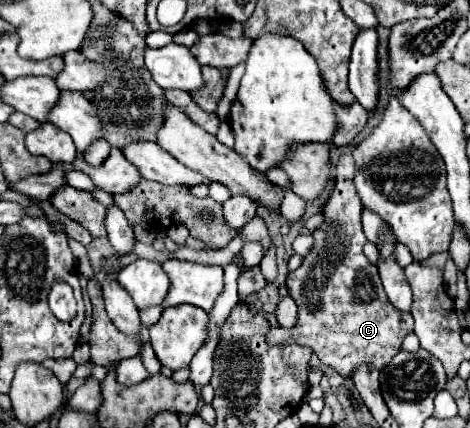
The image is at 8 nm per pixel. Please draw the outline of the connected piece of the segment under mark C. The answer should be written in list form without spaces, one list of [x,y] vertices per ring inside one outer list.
[[[341,156],[335,188],[323,210],[327,220],[313,232],[313,250],[305,256],[303,264],[287,276],[289,296],[299,306],[297,326],[289,330],[273,326],[269,330],[269,342],[279,346],[307,346],[323,364],[341,376],[351,376],[361,364],[371,364],[377,370],[385,368],[399,352],[403,338],[413,332],[413,316],[397,310],[389,302],[377,266],[363,254],[367,238],[361,228],[361,200],[353,184],[355,172],[353,156]]]

